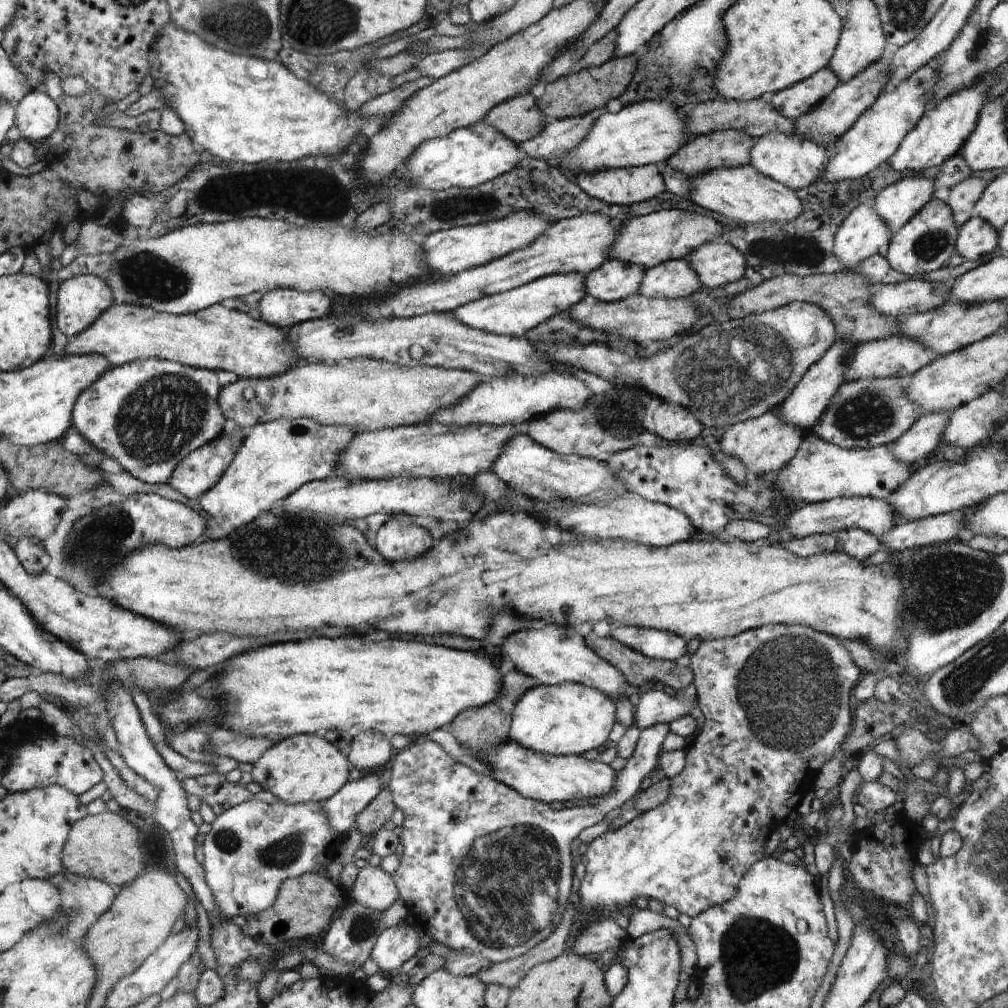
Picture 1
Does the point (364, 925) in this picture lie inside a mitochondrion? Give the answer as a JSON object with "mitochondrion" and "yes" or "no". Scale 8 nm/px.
{"mitochondrion":"yes"}

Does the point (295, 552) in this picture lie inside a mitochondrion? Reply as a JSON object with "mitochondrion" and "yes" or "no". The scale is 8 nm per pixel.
{"mitochondrion":"yes"}

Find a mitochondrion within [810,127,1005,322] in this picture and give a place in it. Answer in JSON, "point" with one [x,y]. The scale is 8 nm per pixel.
{"point":[931,244]}

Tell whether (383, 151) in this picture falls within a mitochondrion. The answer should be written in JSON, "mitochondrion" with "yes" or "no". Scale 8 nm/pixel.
{"mitochondrion":"no"}

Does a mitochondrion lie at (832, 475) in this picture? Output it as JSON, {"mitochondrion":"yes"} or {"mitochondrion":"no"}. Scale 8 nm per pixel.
{"mitochondrion":"no"}

